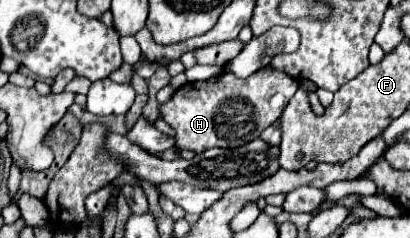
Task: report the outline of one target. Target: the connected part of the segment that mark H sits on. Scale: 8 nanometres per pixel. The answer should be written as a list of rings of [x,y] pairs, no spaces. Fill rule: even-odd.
[[[259,69],[253,75],[239,79],[231,71],[223,71],[209,81],[187,83],[161,105],[161,117],[175,129],[175,141],[181,149],[203,153],[211,147],[241,147],[261,135],[265,127],[275,123],[289,99],[295,95],[297,83],[293,77],[275,71]]]

